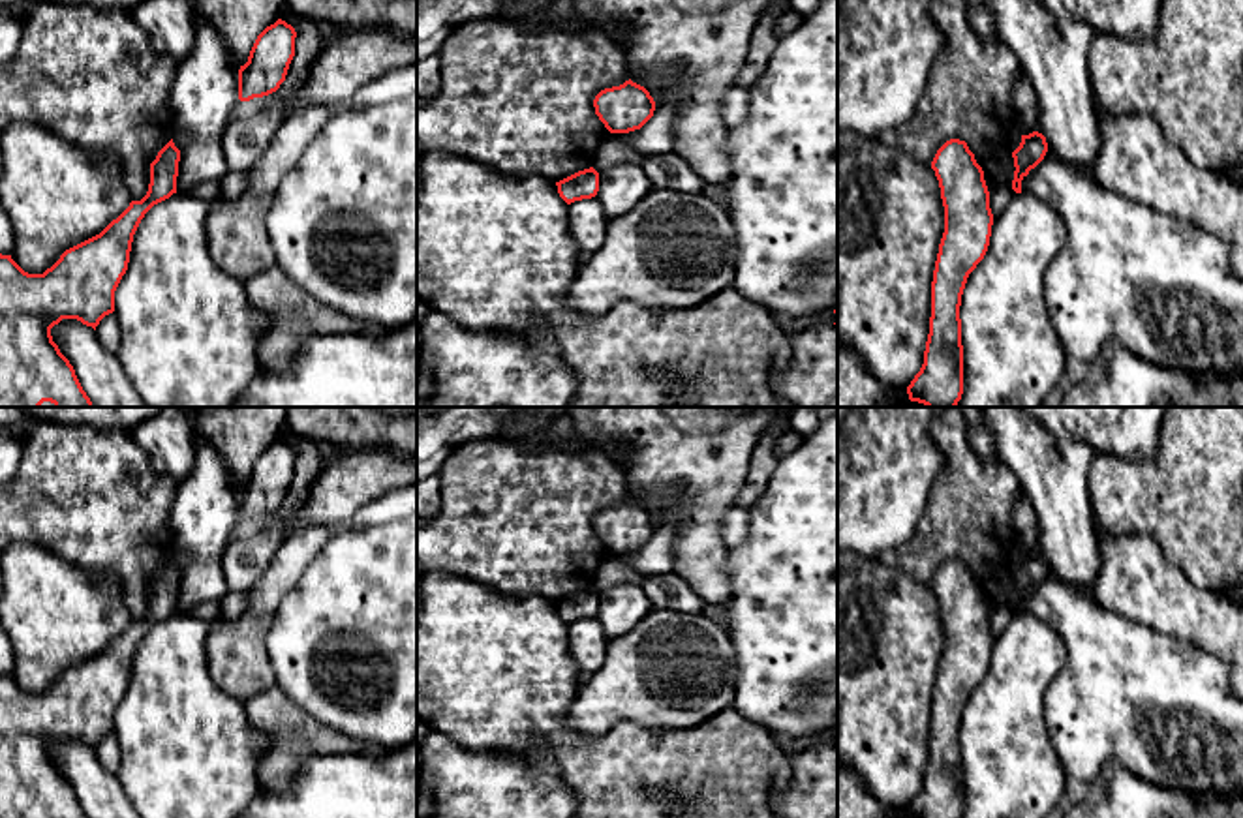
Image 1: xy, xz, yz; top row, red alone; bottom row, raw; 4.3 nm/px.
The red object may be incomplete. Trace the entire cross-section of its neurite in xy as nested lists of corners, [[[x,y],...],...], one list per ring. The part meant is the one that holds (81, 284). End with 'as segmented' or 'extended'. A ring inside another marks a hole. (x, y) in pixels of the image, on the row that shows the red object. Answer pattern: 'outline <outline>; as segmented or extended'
outline [[[171,139],[150,163],[146,195],[141,201],[131,201],[100,235],[66,250],[43,274],[28,274],[11,255],[0,253],[0,407],[39,407],[43,401],[51,401],[54,407],[94,407],[73,366],[53,341],[51,328],[62,319],[77,319],[96,330],[100,321],[115,311],[115,291],[128,270],[133,235],[154,204],[176,193],[178,161],[180,150]]]; as segmented

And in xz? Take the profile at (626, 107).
outline [[[631,79],[601,90],[593,99],[595,114],[610,133],[640,129],[655,111],[650,92]]]; as segmented

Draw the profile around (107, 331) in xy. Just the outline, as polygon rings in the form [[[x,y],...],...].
[[[113,313],[105,315],[100,325],[96,326],[96,336],[101,343],[103,349],[116,353],[120,347],[120,326],[118,326],[118,319]]]

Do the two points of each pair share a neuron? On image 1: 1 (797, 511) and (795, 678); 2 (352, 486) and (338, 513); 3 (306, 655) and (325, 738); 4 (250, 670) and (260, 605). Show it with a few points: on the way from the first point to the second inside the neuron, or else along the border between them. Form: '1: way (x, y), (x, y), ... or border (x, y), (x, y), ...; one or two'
1: way (797, 552), (793, 567), (795, 636); one
2: way (346, 492), (338, 499), (338, 507); one
3: border (288, 695), (306, 711), (361, 743); two
4: way (250, 653), (250, 627), (256, 621); one

